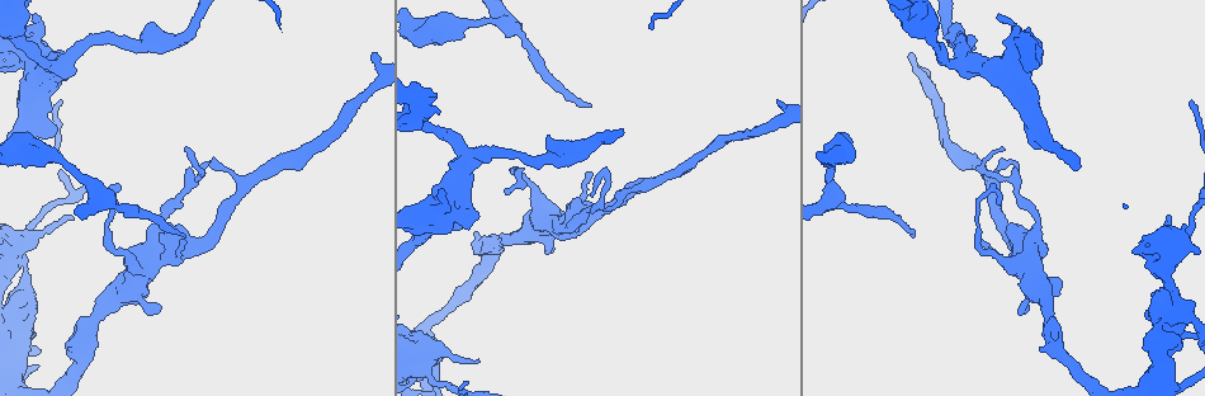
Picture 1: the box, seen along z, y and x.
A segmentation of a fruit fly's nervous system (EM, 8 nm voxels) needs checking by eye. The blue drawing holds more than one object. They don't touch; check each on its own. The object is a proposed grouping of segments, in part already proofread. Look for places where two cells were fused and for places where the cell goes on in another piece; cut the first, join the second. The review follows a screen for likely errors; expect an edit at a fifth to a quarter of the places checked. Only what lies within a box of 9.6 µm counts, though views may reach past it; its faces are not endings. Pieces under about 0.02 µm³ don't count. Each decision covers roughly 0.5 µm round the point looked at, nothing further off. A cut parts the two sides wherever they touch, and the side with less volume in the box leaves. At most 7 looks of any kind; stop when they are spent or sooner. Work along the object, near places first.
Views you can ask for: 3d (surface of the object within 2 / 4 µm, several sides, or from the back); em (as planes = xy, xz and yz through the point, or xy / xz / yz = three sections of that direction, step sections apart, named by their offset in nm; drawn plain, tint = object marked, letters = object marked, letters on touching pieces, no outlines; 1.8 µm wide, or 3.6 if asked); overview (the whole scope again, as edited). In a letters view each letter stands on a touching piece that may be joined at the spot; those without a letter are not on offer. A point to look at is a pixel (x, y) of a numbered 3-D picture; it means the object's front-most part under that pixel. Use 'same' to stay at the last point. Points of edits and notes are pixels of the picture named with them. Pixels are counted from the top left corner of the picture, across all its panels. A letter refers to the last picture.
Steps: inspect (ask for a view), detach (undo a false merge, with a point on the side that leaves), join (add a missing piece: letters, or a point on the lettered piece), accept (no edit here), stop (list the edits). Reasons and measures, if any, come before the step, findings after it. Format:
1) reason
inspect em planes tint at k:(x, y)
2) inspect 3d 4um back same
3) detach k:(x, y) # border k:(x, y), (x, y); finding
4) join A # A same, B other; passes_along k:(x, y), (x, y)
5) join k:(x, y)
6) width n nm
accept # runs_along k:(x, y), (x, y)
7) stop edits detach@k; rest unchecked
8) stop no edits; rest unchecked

three arms meet
inspect em xz step 8 plain at 1:(465, 158)

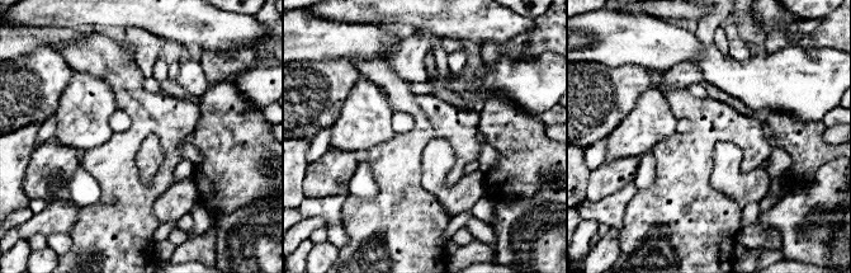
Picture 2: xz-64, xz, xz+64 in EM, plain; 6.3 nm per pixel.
see the neighbours
inspect em xz step 8 letters same

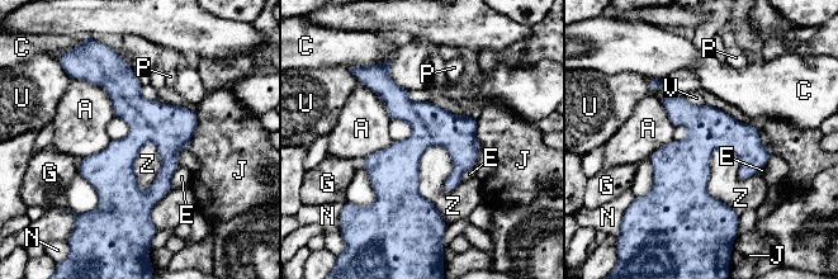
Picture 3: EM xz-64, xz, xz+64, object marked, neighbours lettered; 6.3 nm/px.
width 260 nm
accept # A other, C other, E other, G other, J other, N other, P other, U other, V other, Z other; continuous, no second cell

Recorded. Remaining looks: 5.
sharp bend
inspect em planes tint at 1:(16, 25)

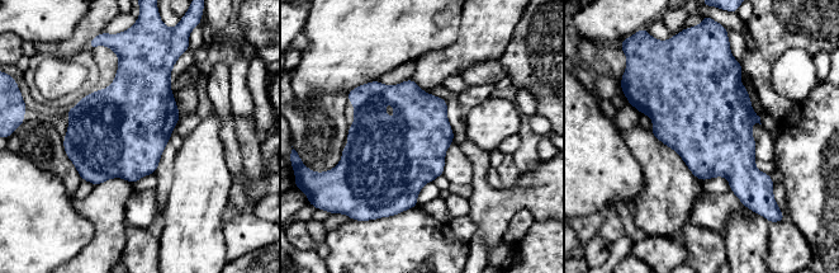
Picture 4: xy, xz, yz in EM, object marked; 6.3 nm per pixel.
what lies round it
inspect em planes letters same

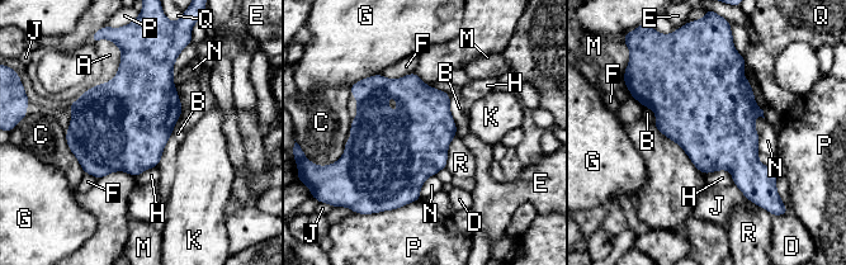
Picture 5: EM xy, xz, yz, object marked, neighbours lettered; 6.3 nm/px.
accept # A other, B other, C other, D other, E other, F other, G other, H other, J other, K other, M other, N other, P other, Q other, R other; border 5:(171, 133), (161, 160), (155, 166); one cell here

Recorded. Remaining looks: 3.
free end
inspect em planes letters at 1:(592, 194)

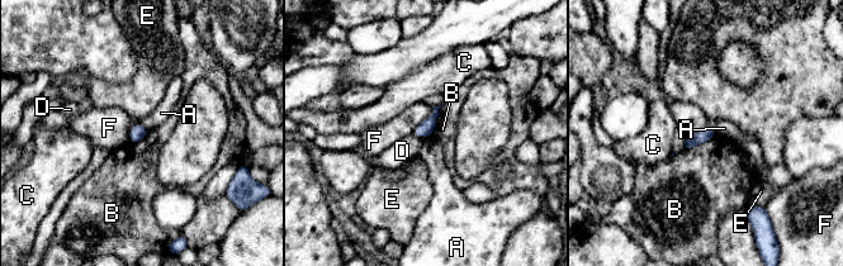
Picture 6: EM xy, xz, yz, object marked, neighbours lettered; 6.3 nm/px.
accept # A other, B other, C other, D other, E other, F other; border 6:(707, 123), (716, 134); no lettered piece goes on from it

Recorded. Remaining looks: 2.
stop no edits; rest unchecked

